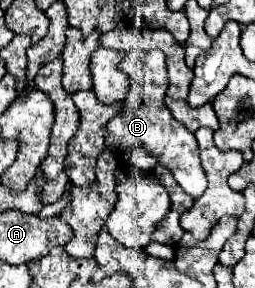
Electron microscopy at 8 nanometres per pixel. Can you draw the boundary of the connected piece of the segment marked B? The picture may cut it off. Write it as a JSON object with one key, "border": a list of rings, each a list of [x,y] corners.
{"border":[[[161,50],[132,51],[124,56],[119,63],[119,69],[129,76],[130,90],[123,102],[121,114],[109,120],[109,134],[107,134],[107,148],[115,150],[115,154],[123,154],[133,148],[145,148],[157,156],[159,164],[167,166],[177,184],[193,198],[201,196],[207,188],[207,178],[201,168],[199,148],[195,134],[185,128],[179,120],[173,120],[169,108],[165,108],[165,92],[167,92],[167,66],[165,54]]]}

